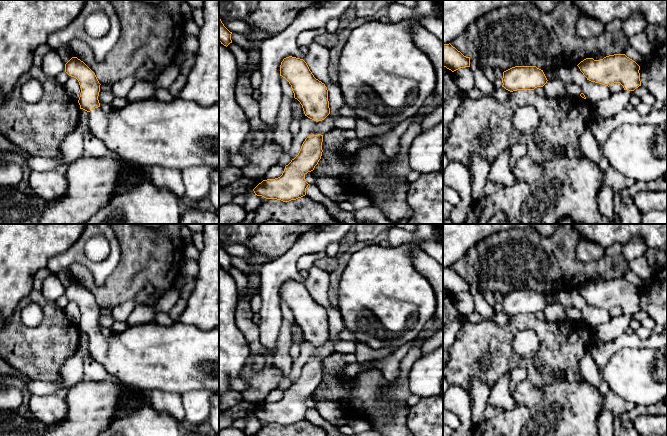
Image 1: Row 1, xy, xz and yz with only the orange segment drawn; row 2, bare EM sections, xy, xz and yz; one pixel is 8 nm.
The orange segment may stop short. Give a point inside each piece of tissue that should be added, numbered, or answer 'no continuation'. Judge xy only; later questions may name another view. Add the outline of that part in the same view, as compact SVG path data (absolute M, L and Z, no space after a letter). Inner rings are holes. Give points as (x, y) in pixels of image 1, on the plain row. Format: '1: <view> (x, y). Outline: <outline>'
1: xy (179, 358). Outline: M151 322L133 325L120 332L118 336L112 333L105 337L98 331L88 336L88 352L90 358L106 370L109 378L147 393L154 390L179 394L192 390L219 392L219 327L201 330L181 322L173 323L171 326Z

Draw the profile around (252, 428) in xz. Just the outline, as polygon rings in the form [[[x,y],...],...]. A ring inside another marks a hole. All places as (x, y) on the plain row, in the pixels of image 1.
[[[255,419],[254,421],[252,422],[249,422],[243,433],[246,435],[246,436],[249,436],[249,435],[257,435],[260,430],[265,427],[268,423],[262,421],[262,420],[257,420]]]

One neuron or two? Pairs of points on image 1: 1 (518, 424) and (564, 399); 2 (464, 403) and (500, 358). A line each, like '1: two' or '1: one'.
1: one
2: two

